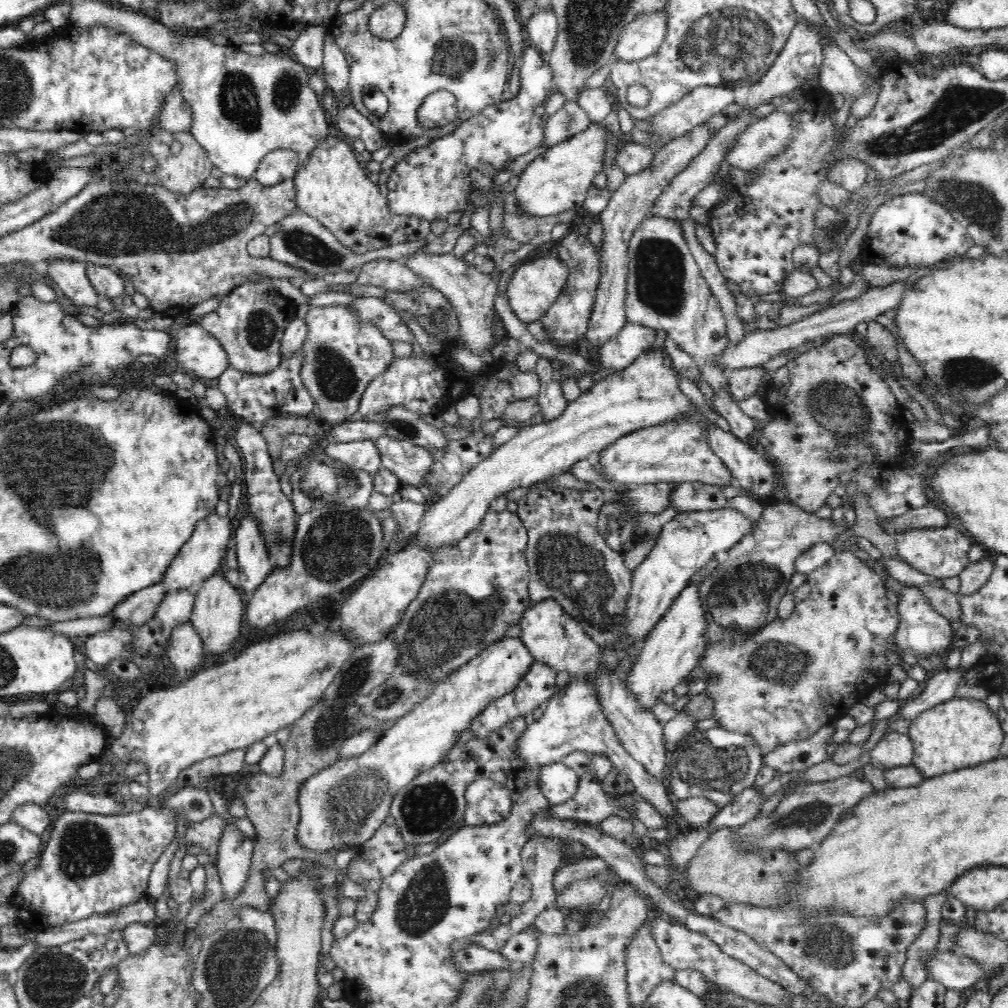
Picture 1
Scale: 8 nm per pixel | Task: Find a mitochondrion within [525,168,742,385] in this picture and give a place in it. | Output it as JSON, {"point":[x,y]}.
{"point":[659,267]}

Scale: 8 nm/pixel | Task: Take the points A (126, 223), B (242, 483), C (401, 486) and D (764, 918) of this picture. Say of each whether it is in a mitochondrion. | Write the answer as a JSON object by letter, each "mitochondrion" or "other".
{"A":"mitochondrion","B":"other","C":"other","D":"other"}

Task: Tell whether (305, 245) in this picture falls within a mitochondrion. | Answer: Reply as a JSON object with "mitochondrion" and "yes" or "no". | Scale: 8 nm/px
{"mitochondrion":"yes"}

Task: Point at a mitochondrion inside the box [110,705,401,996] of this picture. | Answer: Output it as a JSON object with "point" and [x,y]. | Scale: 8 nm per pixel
{"point":[350,802]}

